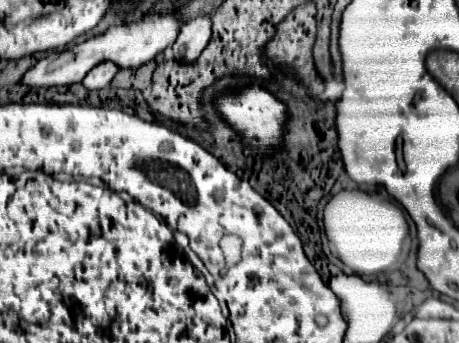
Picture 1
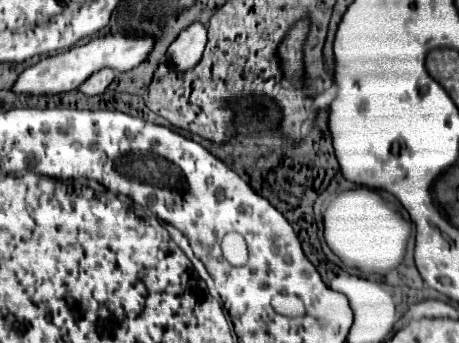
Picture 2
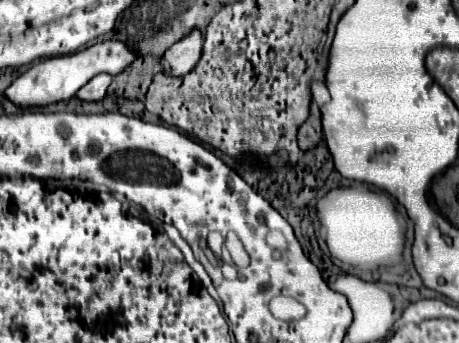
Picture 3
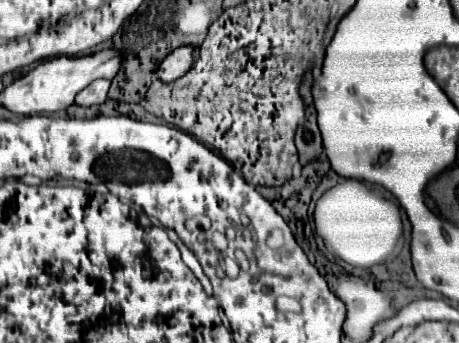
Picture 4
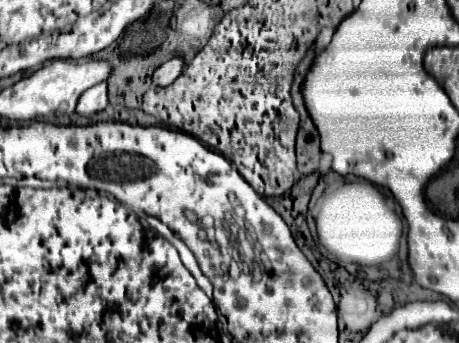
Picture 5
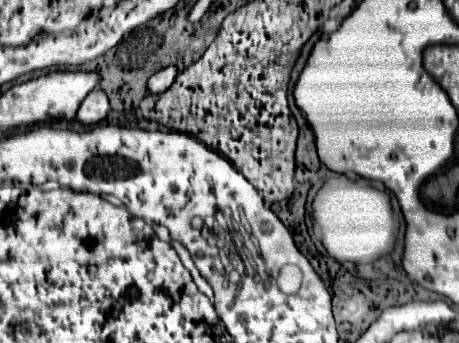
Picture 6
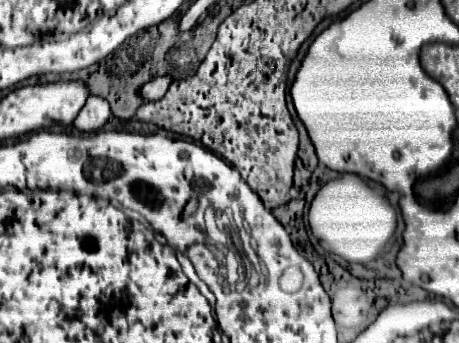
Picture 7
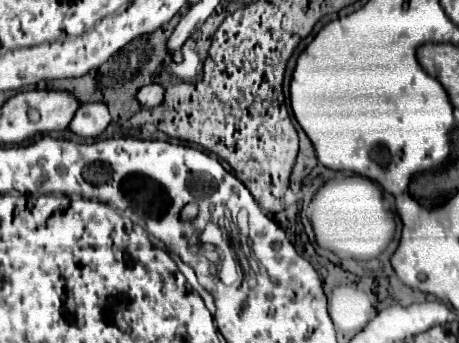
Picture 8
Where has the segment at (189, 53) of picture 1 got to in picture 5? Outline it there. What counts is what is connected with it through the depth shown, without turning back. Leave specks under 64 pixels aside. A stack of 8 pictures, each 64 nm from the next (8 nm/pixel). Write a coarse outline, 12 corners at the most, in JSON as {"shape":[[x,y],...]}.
{"shape":[[174,56],[156,68],[156,86],[168,86],[182,74],[184,58]]}

